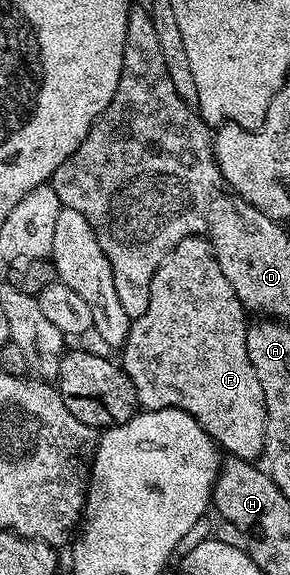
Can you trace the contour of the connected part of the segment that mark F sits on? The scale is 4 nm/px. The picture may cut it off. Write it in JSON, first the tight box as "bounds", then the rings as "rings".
{"bounds":[119,253,267,460],"rings":[[[177,253],[168,255],[153,274],[147,313],[130,322],[127,341],[119,351],[119,362],[127,377],[131,377],[131,385],[135,385],[137,402],[142,408],[151,411],[164,407],[179,409],[195,417],[222,452],[234,459],[260,460],[267,434],[267,409],[263,385],[259,385],[255,365],[251,365],[247,353],[247,312],[235,289],[231,289],[231,281],[223,277],[223,269],[219,269],[212,253],[206,254],[205,263],[190,271],[179,256]]]}

